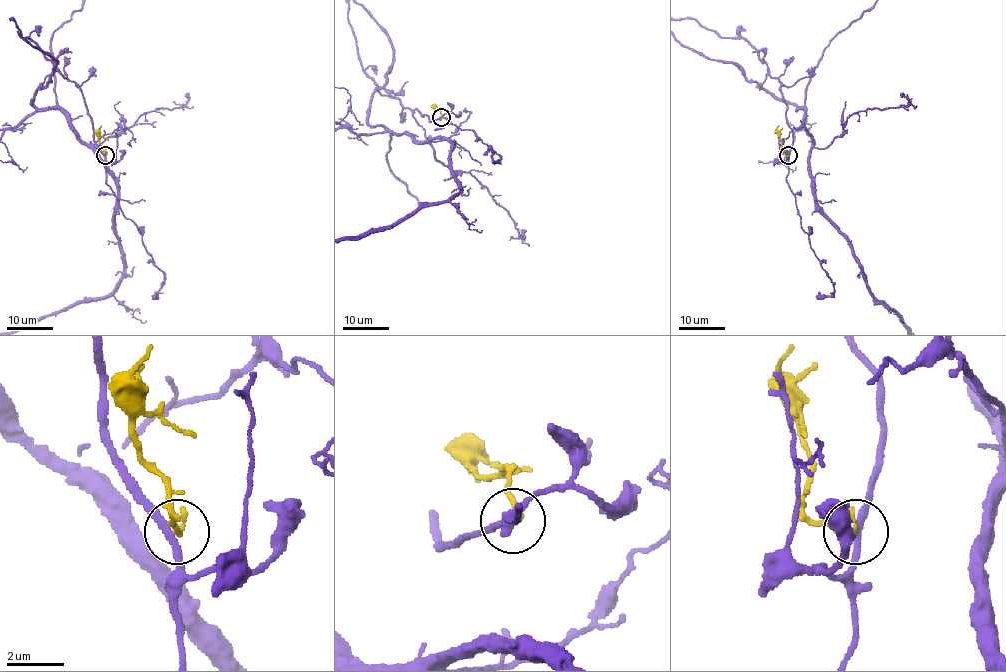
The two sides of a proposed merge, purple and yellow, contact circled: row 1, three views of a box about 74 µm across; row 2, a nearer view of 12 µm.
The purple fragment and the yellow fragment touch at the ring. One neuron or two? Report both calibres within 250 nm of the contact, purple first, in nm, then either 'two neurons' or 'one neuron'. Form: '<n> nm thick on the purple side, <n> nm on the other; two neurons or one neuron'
240 nm thick on the purple side, 200 nm on the other; two neurons

